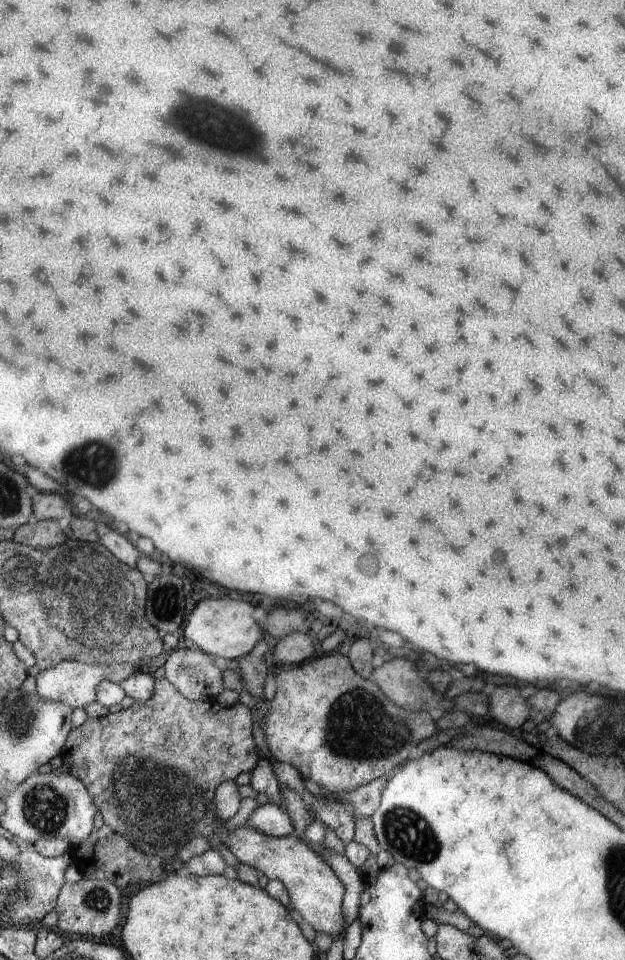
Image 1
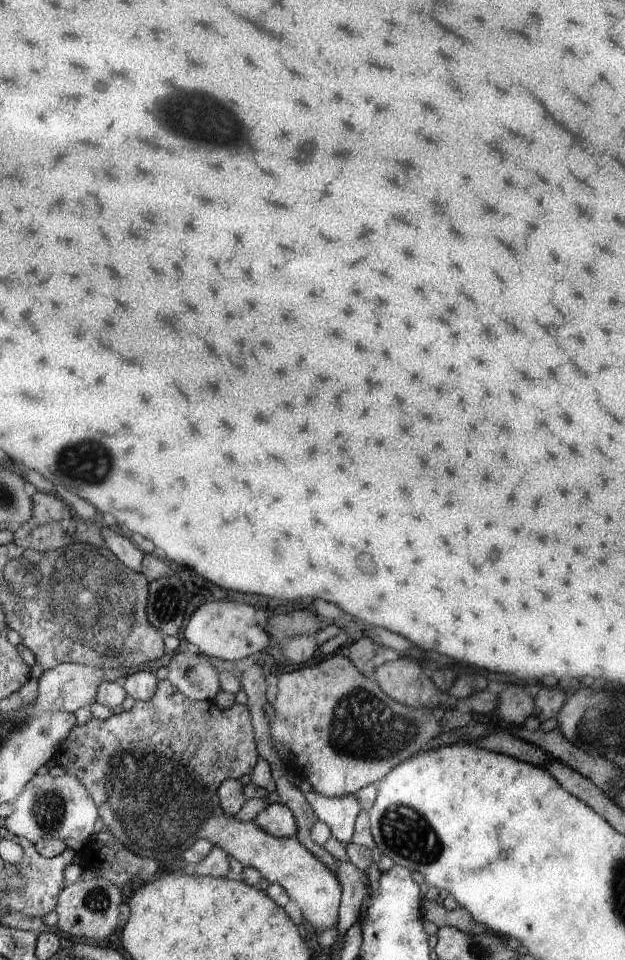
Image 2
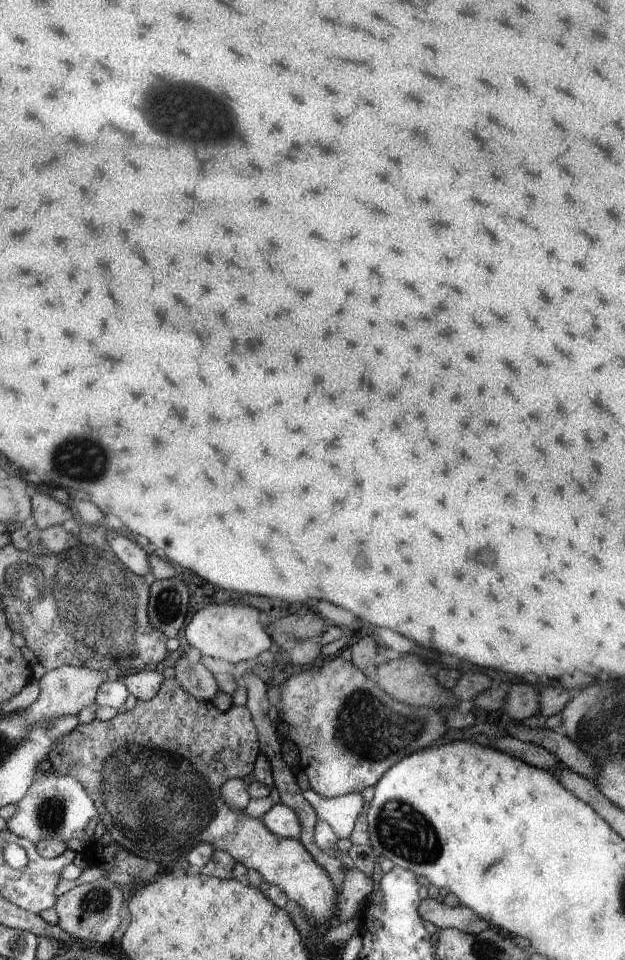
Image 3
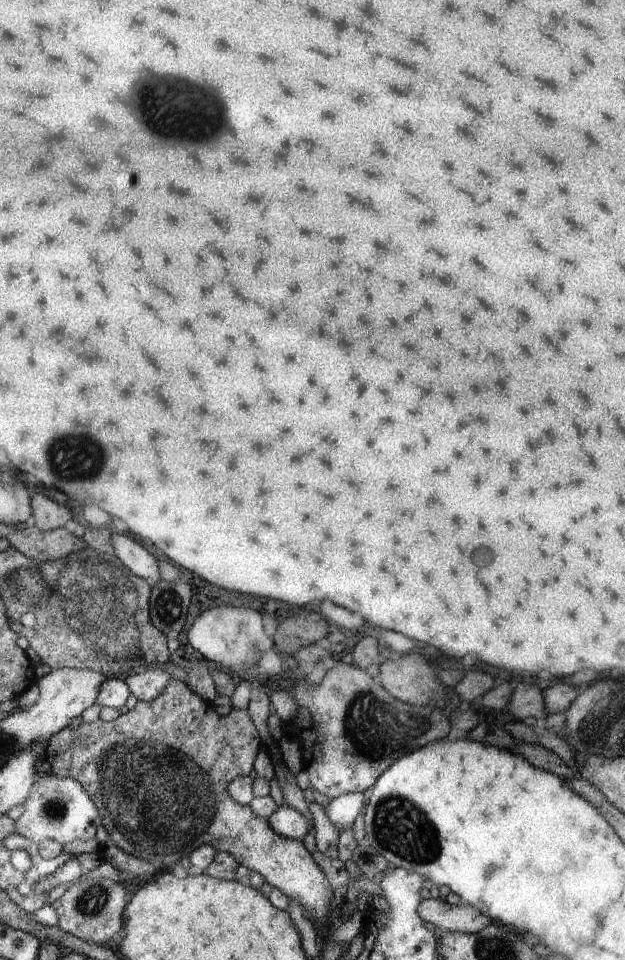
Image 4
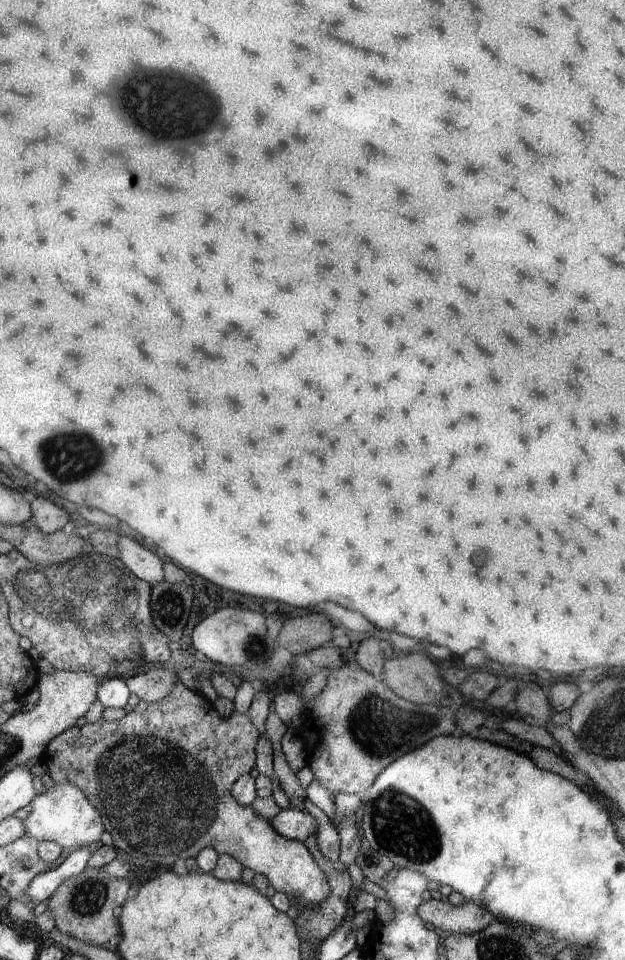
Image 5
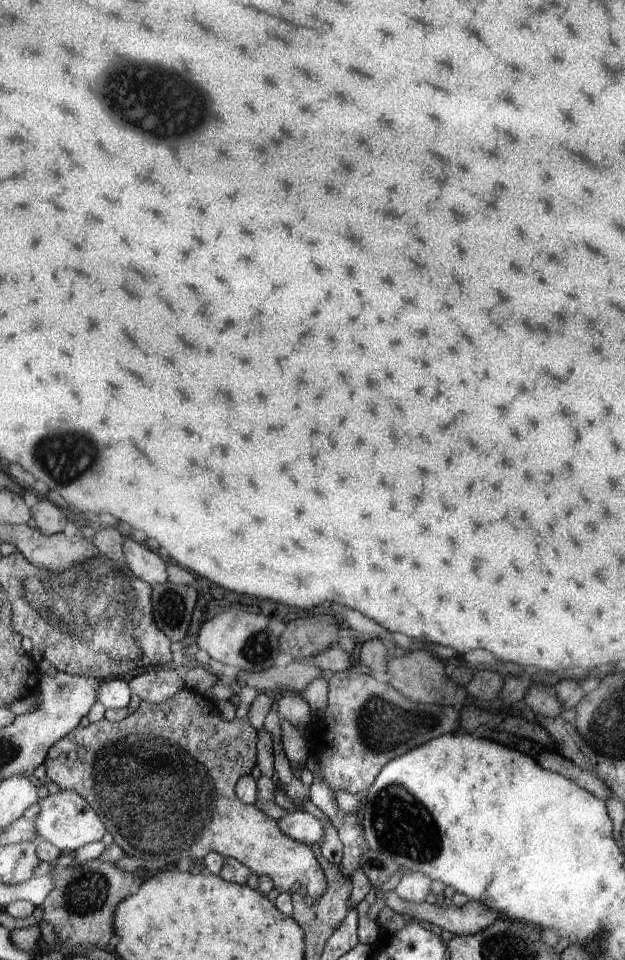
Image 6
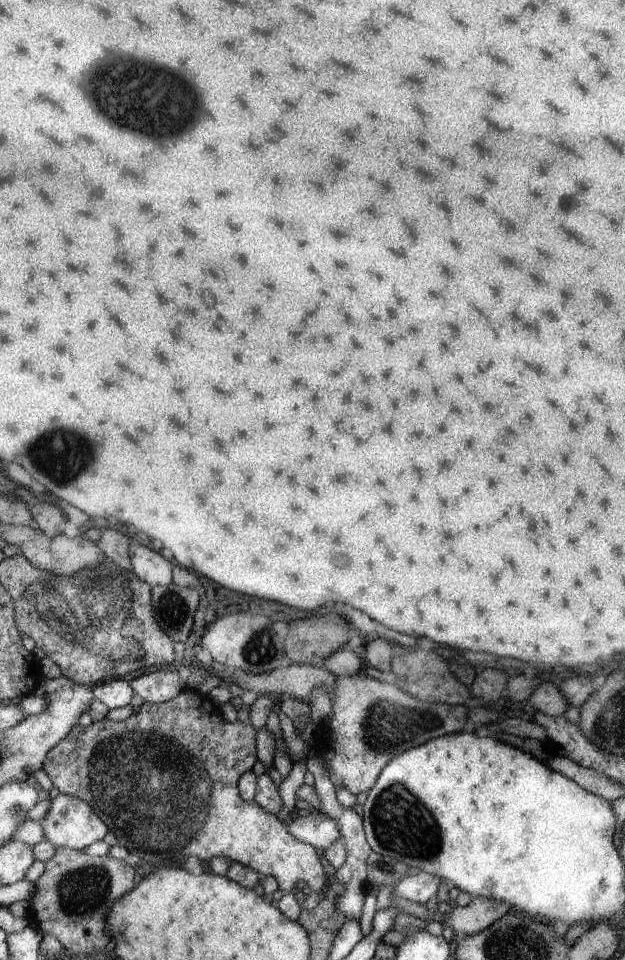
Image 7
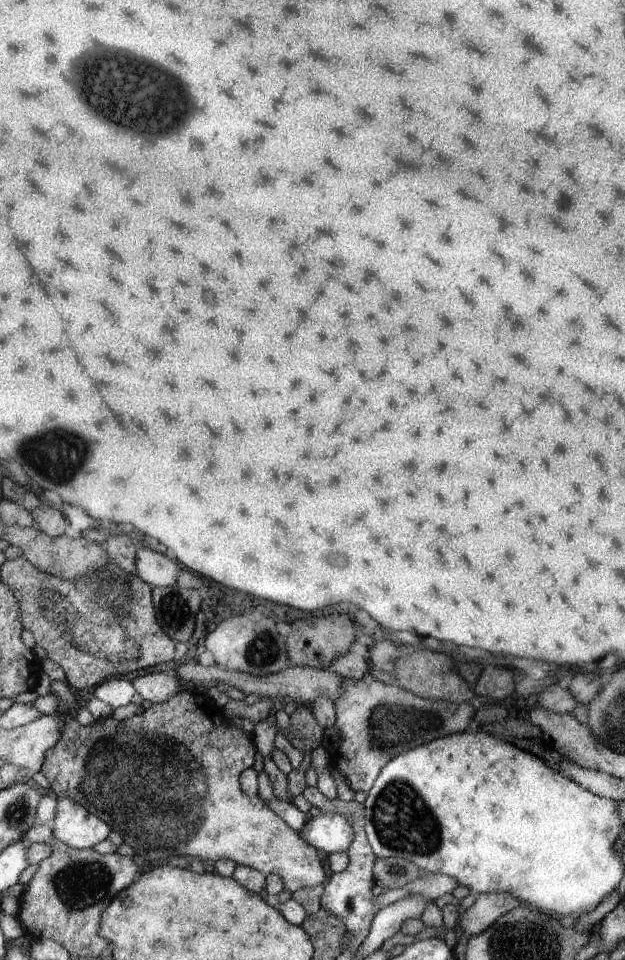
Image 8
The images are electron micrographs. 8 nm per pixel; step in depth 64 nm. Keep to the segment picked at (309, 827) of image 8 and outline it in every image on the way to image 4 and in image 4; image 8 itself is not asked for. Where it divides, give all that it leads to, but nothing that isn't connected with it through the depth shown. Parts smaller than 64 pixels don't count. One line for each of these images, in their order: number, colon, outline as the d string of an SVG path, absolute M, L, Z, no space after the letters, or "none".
4: M285 804L279 806L269 818L267 818L267 826L271 826L271 830L275 834L279 834L281 838L287 838L287 840L297 840L297 842L303 842L305 834L307 834L307 826L309 822L299 816L295 810L287 808Z
5: M293 808L279 810L271 818L271 826L279 836L297 842L305 842L309 834L315 834L315 820L307 812L299 812Z
6: M299 808L287 810L279 820L275 820L275 824L281 828L283 834L307 846L317 844L323 836L323 822Z
7: M311 812L307 816L289 816L285 820L285 826L297 840L313 846L319 852L327 850L335 840L341 840L339 828L335 826L333 818L321 812Z

